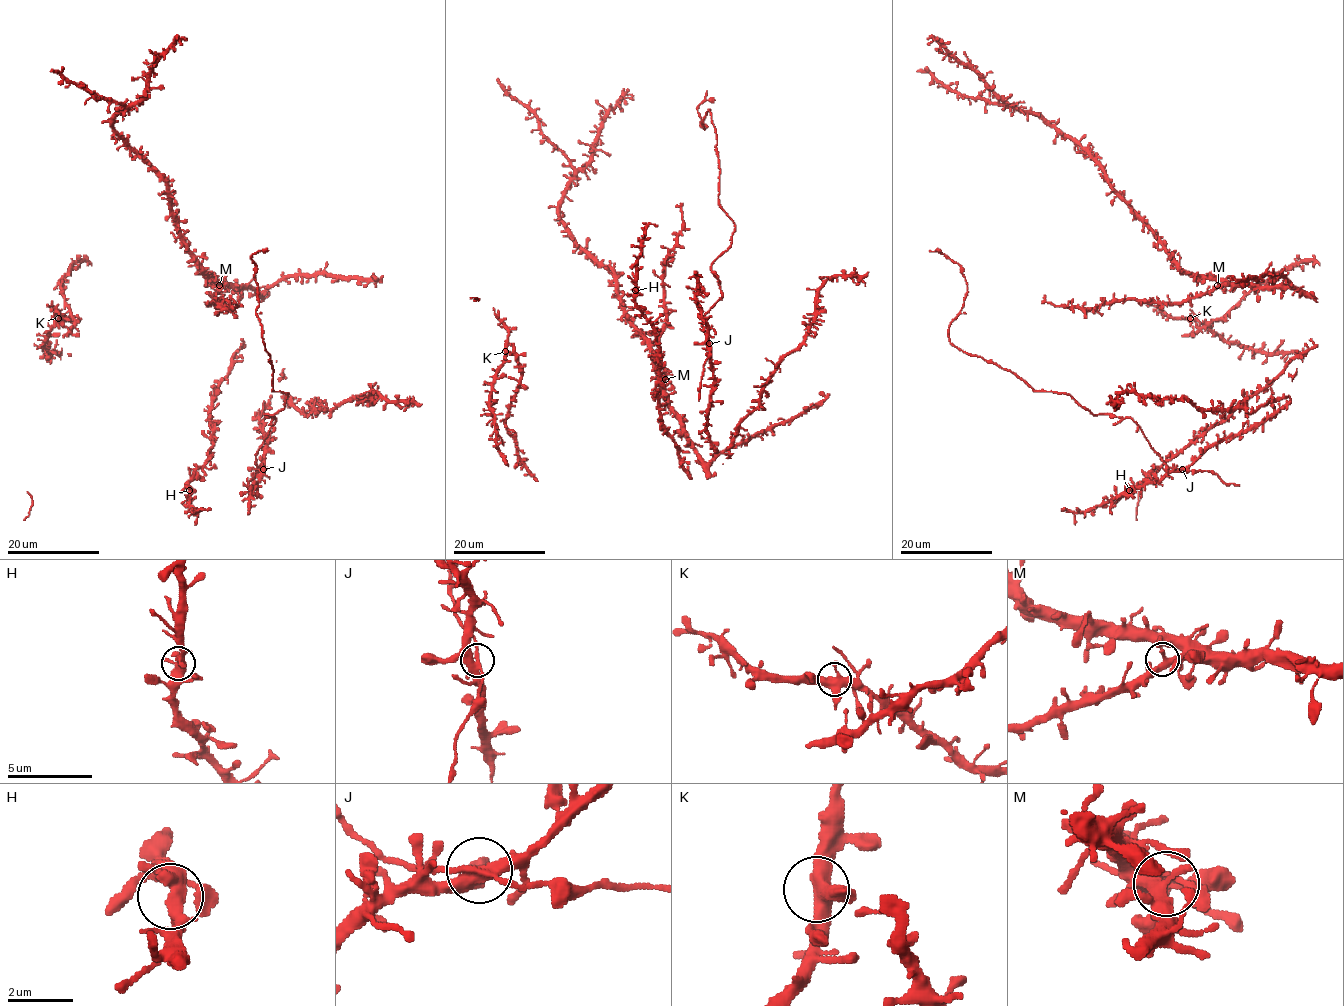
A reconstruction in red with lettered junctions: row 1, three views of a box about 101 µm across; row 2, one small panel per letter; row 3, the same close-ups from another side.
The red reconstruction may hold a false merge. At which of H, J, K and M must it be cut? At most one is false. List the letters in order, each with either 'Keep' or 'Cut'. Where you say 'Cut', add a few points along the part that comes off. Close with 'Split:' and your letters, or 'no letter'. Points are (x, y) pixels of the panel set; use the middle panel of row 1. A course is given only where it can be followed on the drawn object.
H: Keep
J: Keep
K: Keep
M: Keep
Split: no letter

